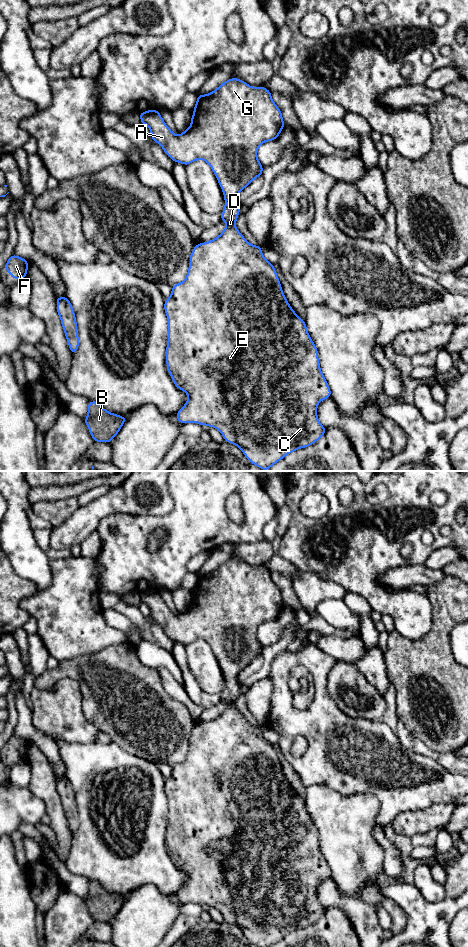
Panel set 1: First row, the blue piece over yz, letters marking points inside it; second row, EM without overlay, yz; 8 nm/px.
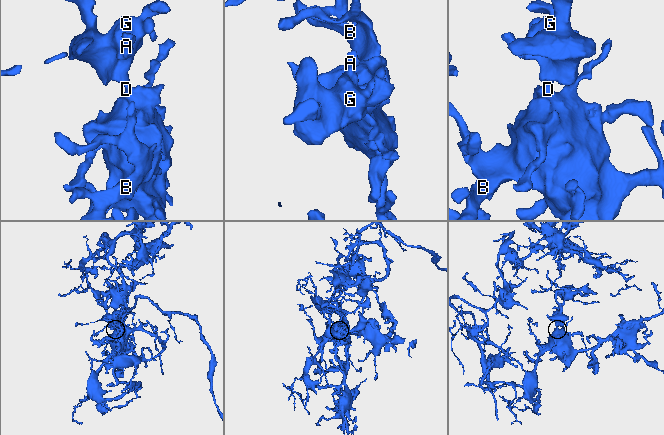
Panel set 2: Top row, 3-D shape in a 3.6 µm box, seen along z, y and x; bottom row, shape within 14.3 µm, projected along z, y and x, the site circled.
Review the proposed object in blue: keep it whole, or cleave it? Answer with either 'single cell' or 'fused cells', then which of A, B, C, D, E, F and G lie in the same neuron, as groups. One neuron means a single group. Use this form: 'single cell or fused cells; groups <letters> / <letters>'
single cell; groups A B C D E F G

